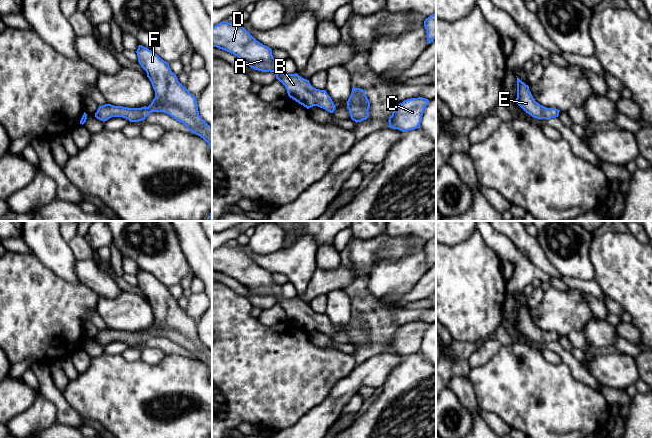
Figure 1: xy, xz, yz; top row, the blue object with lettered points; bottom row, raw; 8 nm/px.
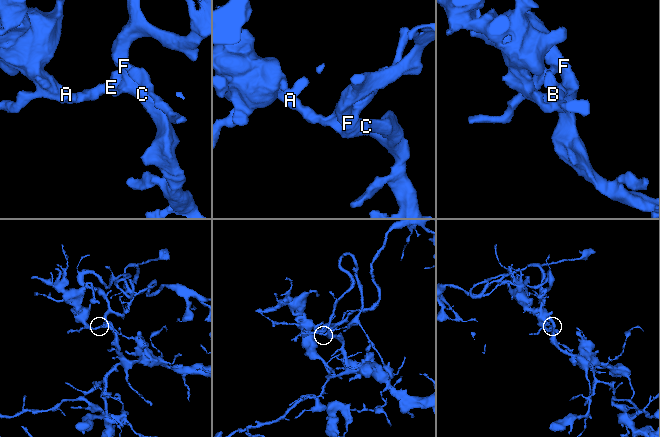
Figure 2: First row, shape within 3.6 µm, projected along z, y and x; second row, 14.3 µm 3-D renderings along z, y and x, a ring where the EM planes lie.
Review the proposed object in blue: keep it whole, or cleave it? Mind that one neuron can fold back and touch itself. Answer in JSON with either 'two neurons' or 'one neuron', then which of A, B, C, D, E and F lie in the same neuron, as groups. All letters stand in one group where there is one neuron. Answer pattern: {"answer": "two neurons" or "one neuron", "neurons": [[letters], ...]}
{"answer": "one neuron", "neurons": [["A", "B", "C", "D", "E", "F"]]}

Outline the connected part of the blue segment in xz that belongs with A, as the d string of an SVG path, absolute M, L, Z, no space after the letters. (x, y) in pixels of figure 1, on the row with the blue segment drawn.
M224 20L213 26L212 47L237 56L255 70L274 72L276 79L285 86L288 96L307 109L318 106L334 112L336 106L326 90L314 88L309 80L297 73L283 73L281 61L273 57L272 49L257 41L241 24Z

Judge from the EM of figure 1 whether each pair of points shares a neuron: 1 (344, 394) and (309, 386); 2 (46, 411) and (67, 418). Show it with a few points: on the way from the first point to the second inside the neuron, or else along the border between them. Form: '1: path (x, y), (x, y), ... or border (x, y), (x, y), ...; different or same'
1: border (348, 375), (343, 377), (329, 394), (314, 407); different
2: border (39, 397), (46, 398), (54, 404), (57, 420); different

